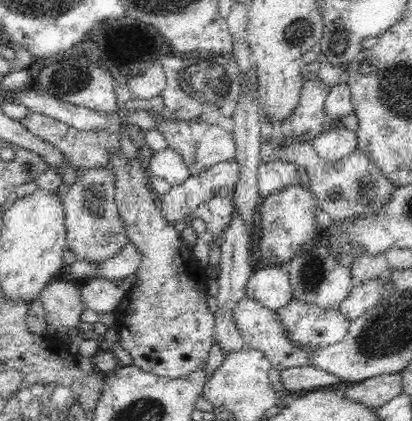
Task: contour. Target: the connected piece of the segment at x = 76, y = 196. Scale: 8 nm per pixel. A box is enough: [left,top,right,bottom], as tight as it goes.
[62,165,131,265]

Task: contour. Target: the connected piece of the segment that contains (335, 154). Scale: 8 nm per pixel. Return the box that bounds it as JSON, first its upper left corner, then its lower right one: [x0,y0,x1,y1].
[310,127,356,161]

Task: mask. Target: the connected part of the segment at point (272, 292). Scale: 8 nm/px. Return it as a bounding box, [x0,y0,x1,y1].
[246,266,292,310]

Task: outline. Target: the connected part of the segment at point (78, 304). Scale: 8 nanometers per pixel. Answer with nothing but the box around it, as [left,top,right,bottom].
[39,280,85,336]

